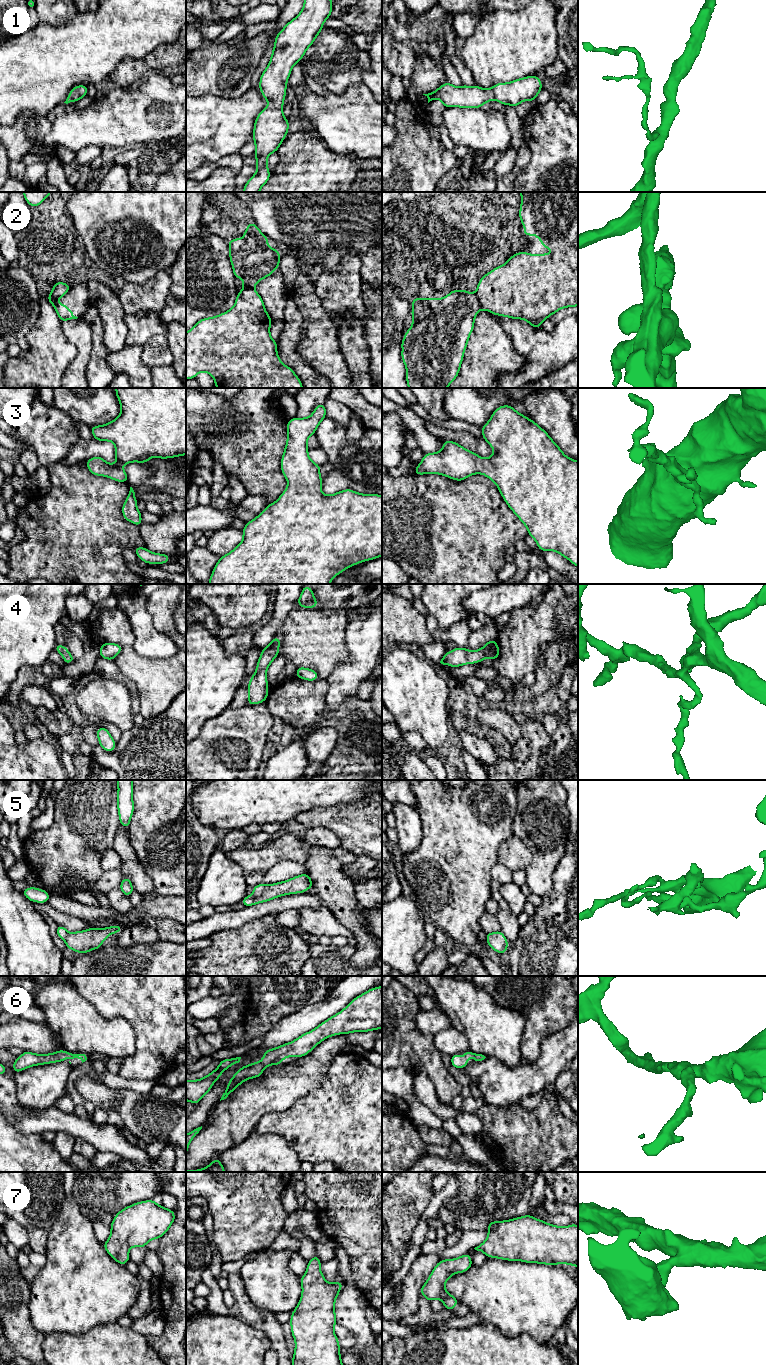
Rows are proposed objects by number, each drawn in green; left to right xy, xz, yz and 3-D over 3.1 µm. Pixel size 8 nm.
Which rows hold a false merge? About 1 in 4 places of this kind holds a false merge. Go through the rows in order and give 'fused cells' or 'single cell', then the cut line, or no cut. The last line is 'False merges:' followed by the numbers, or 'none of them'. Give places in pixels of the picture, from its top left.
1: single cell; cut none
2: fused cells; cut yz (474, 293), (482, 308)
3: single cell; cut none
4: single cell; cut none
5: fused cells; cut xz (265, 885), (258, 896), (253, 895)
6: single cell; cut none
7: single cell; cut none
False merges: 2, 5

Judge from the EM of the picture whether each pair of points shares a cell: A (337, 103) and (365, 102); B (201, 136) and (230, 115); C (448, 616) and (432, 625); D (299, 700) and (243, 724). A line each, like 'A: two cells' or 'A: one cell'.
A: one cell
B: one cell
C: two cells
D: two cells

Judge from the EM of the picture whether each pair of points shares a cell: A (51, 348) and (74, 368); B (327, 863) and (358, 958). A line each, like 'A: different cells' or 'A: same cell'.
A: different cells
B: same cell

